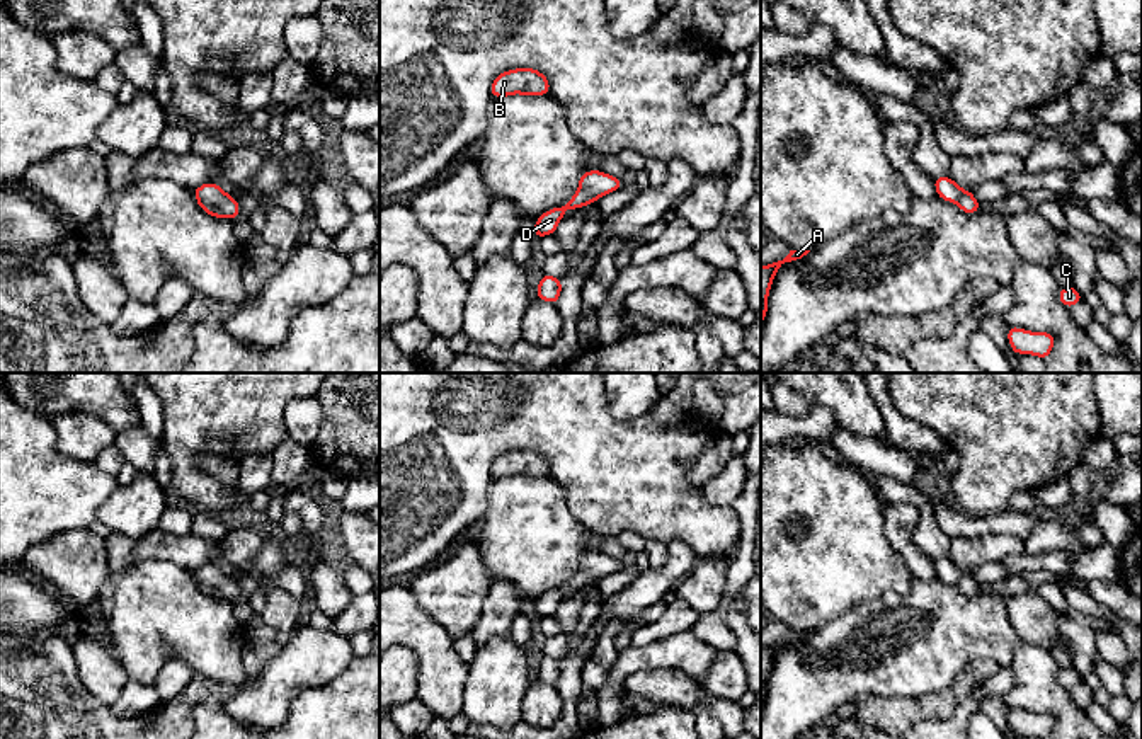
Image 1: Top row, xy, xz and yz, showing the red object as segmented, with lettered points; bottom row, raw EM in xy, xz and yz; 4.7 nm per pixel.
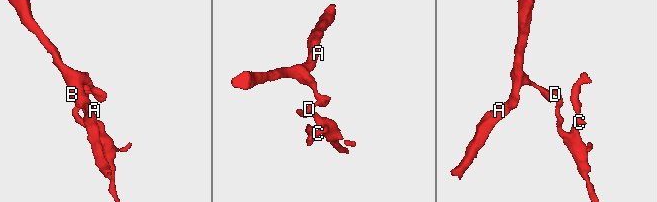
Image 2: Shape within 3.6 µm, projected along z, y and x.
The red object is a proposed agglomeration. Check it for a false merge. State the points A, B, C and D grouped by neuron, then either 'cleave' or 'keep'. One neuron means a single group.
A B / C D; cleave

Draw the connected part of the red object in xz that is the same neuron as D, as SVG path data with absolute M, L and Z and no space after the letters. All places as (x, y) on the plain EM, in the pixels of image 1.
M579 570L567 586L545 593L534 603L534 618L541 620L541 618L555 615L558 610L558 604L563 599L567 591L579 591L579 589L582 589L585 586L592 586L596 582L597 581L594 581L589 574Z

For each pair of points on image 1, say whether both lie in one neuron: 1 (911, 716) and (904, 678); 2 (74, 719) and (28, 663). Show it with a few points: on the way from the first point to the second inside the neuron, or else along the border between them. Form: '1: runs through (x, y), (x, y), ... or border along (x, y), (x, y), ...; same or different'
1: border along (947, 687), (918, 697), (867, 697); different
2: runs through (67, 705), (41, 676); same

